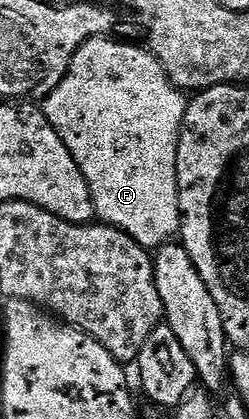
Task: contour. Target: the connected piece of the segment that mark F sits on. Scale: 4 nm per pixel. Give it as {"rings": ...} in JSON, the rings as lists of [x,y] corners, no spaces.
{"rings":[[[99,35],[90,38],[74,52],[74,58],[70,61],[70,72],[62,76],[62,82],[51,93],[45,94],[44,112],[46,118],[52,123],[54,130],[60,135],[60,139],[68,147],[68,151],[76,159],[84,179],[90,184],[90,194],[94,200],[94,212],[103,222],[122,229],[143,243],[163,242],[179,232],[180,214],[178,211],[178,172],[176,171],[176,155],[178,154],[178,140],[182,130],[182,120],[186,114],[188,97],[183,90],[171,81],[166,74],[166,68],[162,62],[150,52],[149,48],[138,45],[125,45],[122,41],[113,41],[110,35]]]}

